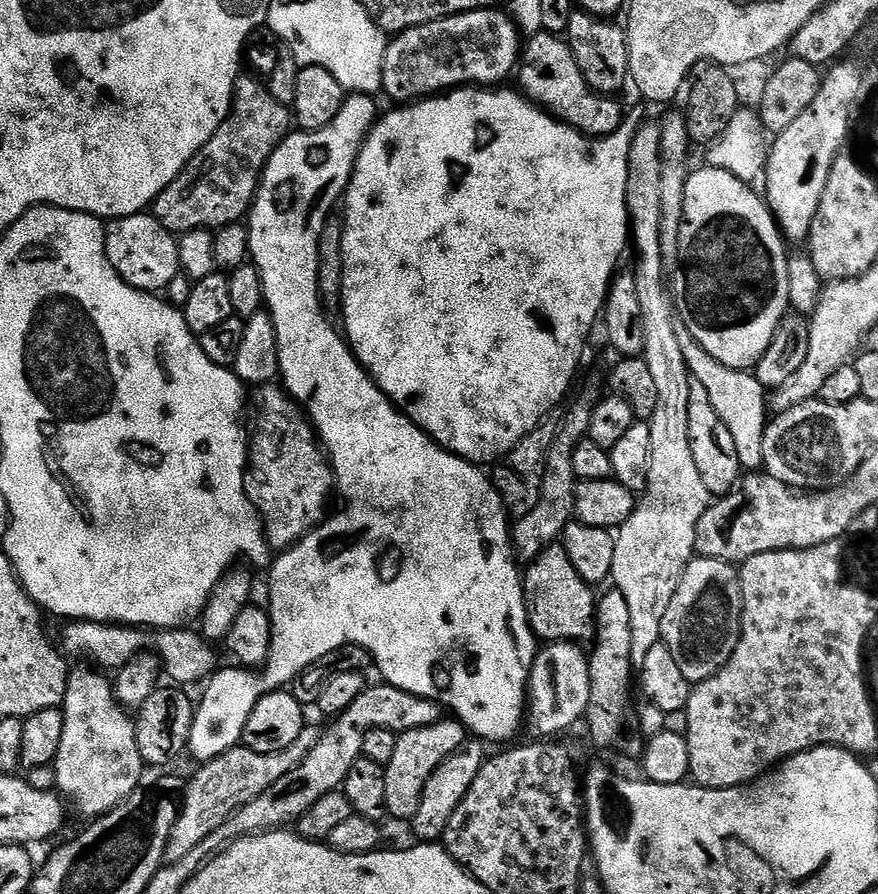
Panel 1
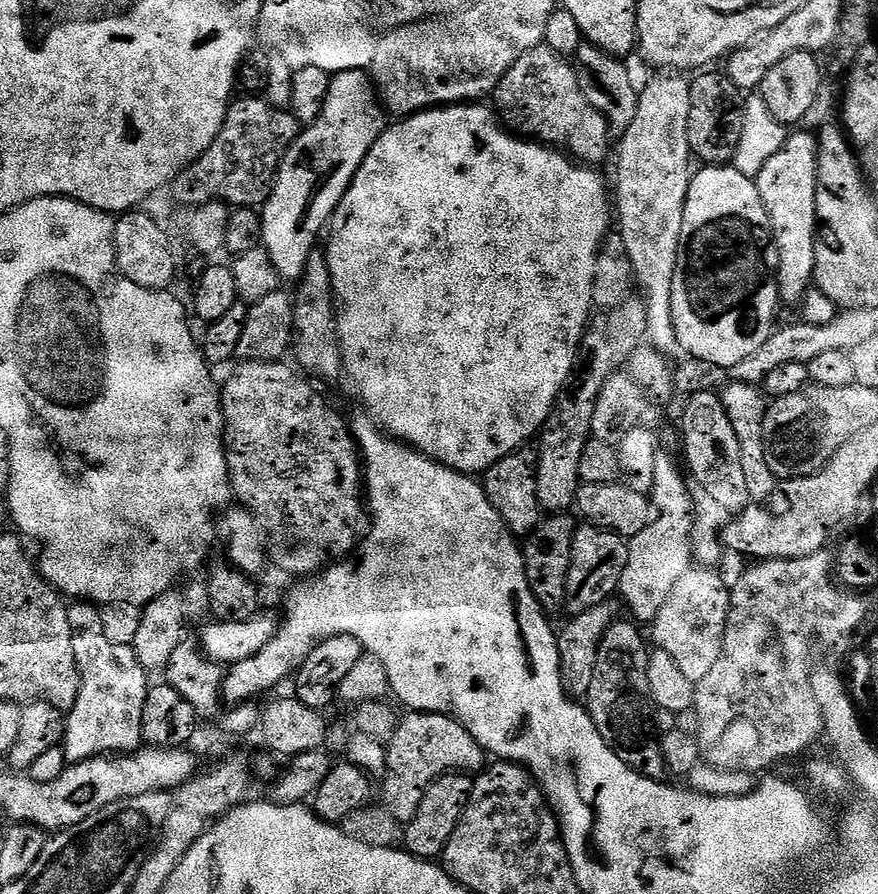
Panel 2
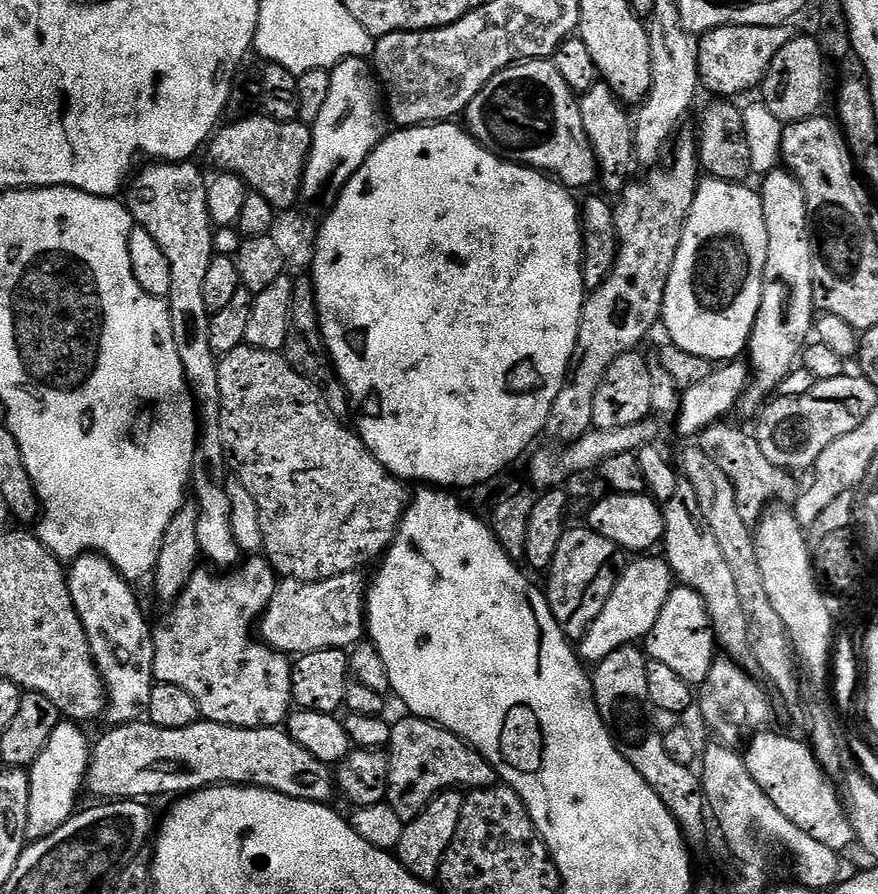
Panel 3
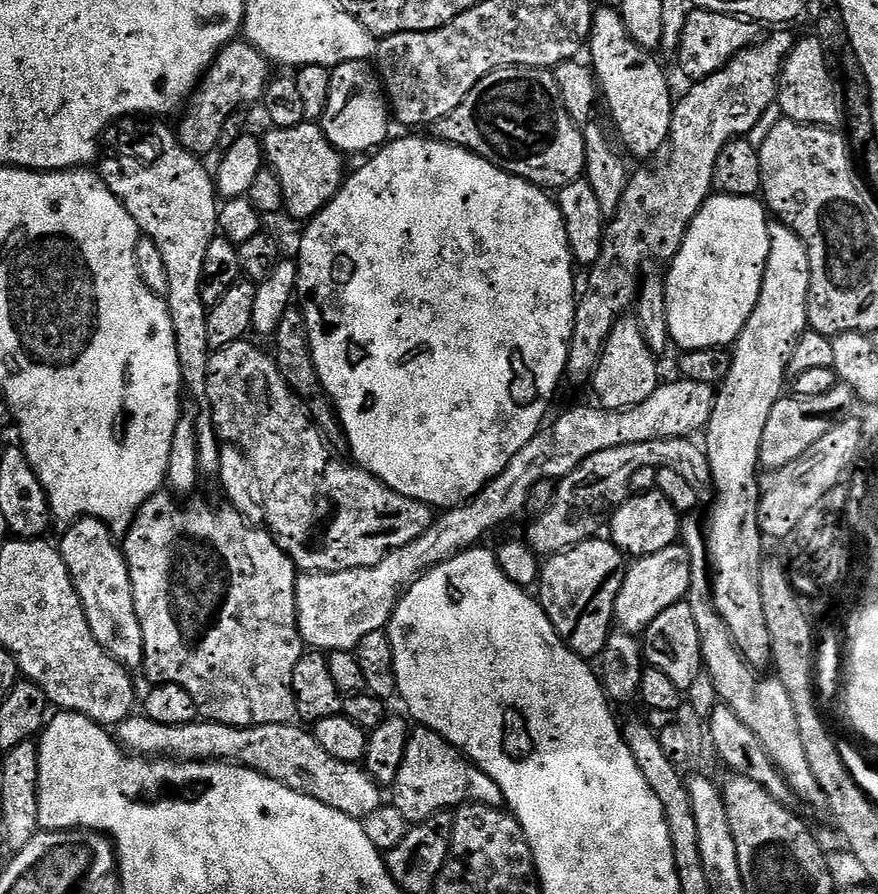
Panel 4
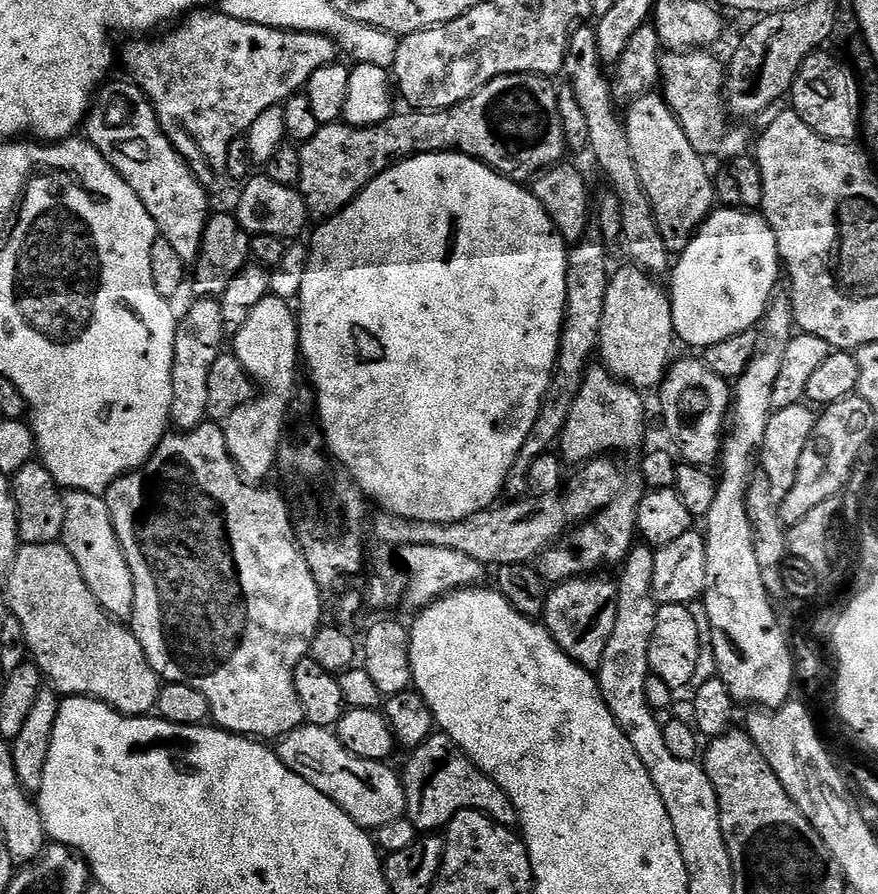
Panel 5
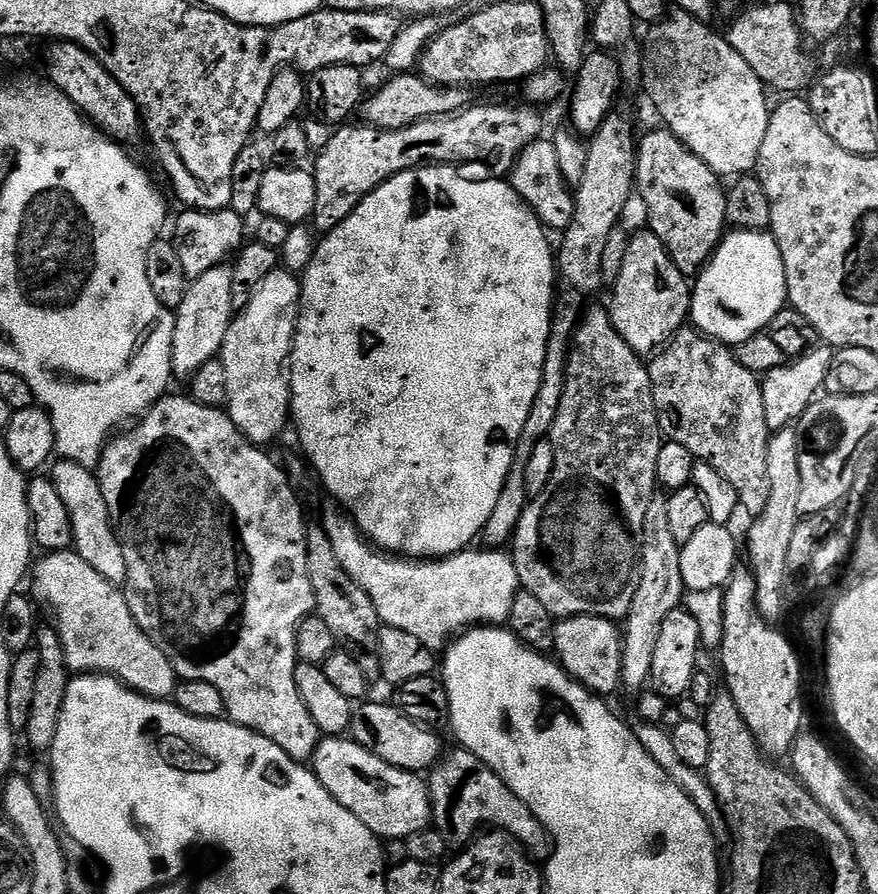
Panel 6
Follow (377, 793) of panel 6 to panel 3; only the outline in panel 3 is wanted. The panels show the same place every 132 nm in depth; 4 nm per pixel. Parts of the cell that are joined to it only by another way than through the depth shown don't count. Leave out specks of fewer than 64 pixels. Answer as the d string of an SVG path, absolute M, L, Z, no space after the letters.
M201 719L199 722L195 724L191 724L190 726L182 726L182 730L166 730L162 726L158 726L157 724L153 724L151 722L137 722L134 724L117 724L115 726L109 727L107 729L109 732L105 734L104 737L101 738L100 741L95 741L94 747L90 752L90 759L88 762L88 774L86 777L86 788L87 791L92 791L94 795L100 796L101 801L111 802L113 800L140 800L141 798L148 798L144 796L172 796L175 797L177 794L187 794L189 792L199 792L201 788L210 788L213 786L219 786L222 784L243 784L245 786L255 786L258 788L271 788L274 792L281 792L282 794L286 794L290 798L294 798L295 800L309 800L310 802L314 802L315 804L322 804L328 801L331 801L331 796L333 792L334 796L334 772L329 765L326 765L321 762L318 758L314 758L314 754L310 754L310 750L302 750L302 746L298 746L298 742L294 742L294 738L290 738L288 736L287 731L283 727L278 728L235 728L234 726L230 726L229 724L215 724L214 722L210 722L209 720Z

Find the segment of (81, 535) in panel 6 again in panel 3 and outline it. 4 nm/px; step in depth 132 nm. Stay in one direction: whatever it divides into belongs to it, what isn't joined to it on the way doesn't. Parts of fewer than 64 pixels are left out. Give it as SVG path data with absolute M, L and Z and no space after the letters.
M83 552L71 561L68 589L74 610L86 630L94 662L108 694L109 725L134 724L147 713L154 683L153 629L140 609L133 585L99 552Z

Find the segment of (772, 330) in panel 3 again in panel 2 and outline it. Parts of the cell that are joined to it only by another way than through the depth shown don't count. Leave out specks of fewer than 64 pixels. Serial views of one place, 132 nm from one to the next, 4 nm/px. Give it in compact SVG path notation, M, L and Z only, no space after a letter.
M793 131L788 137L788 141L782 146L782 150L778 150L778 154L774 154L774 158L770 158L770 162L766 162L766 166L762 166L762 170L755 176L756 189L764 203L764 209L768 215L768 221L772 227L772 236L776 240L776 249L780 255L780 265L778 266L778 286L780 287L780 298L785 305L799 305L803 301L804 296L809 292L814 284L814 262L816 261L816 179L818 178L818 162L816 161L816 141L817 137L812 136L808 132Z

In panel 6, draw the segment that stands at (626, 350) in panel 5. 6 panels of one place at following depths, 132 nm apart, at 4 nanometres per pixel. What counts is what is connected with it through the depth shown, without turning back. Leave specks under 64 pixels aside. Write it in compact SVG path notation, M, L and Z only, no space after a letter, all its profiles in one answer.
M651 230L644 232L633 231L628 237L626 246L626 258L622 258L622 270L618 278L611 285L612 304L607 305L608 317L612 319L612 325L618 335L641 354L652 354L657 351L677 330L685 327L692 311L692 289L689 277L674 266L666 246L656 237Z

